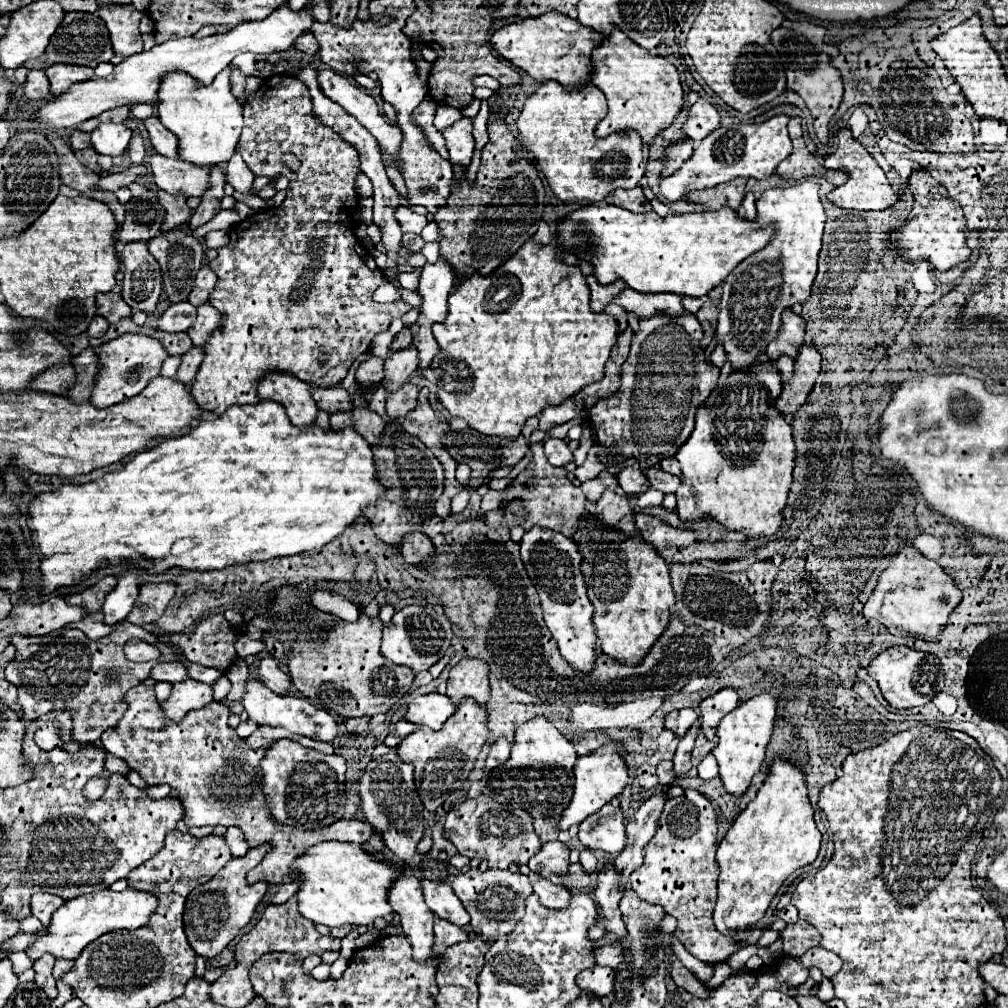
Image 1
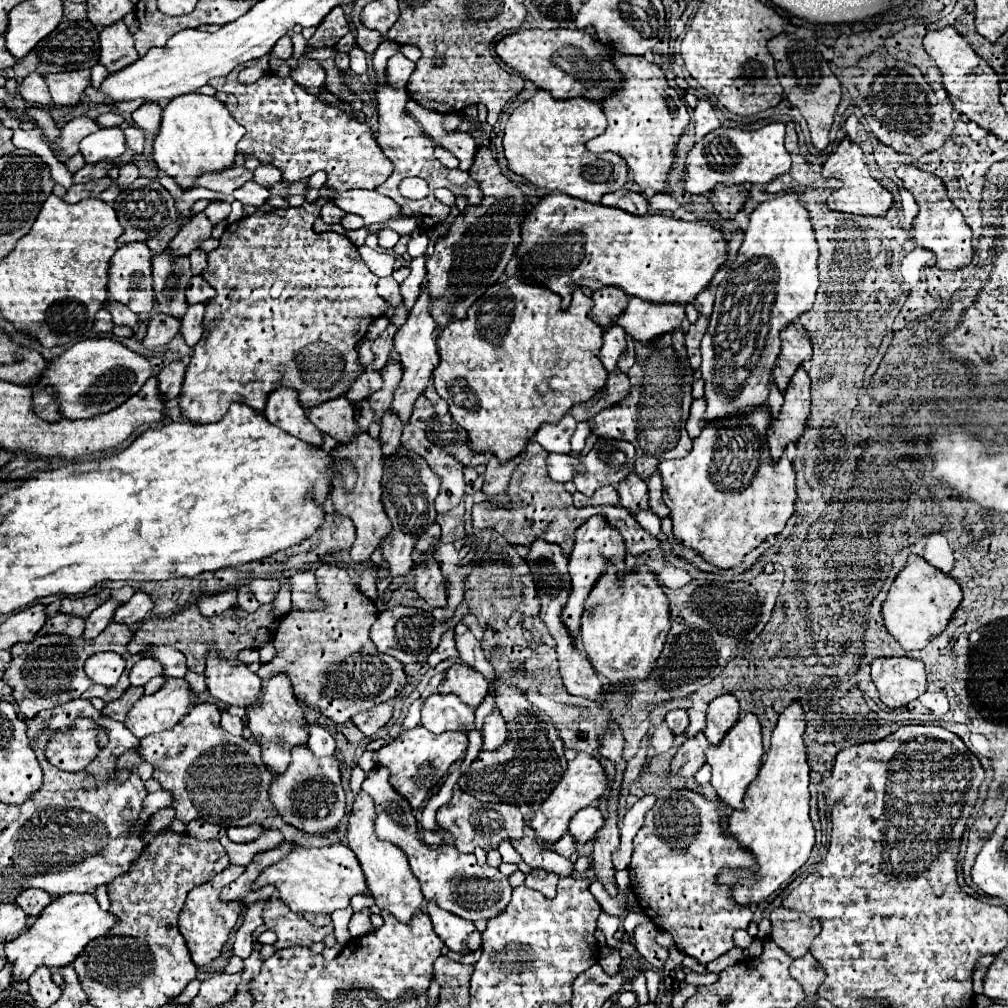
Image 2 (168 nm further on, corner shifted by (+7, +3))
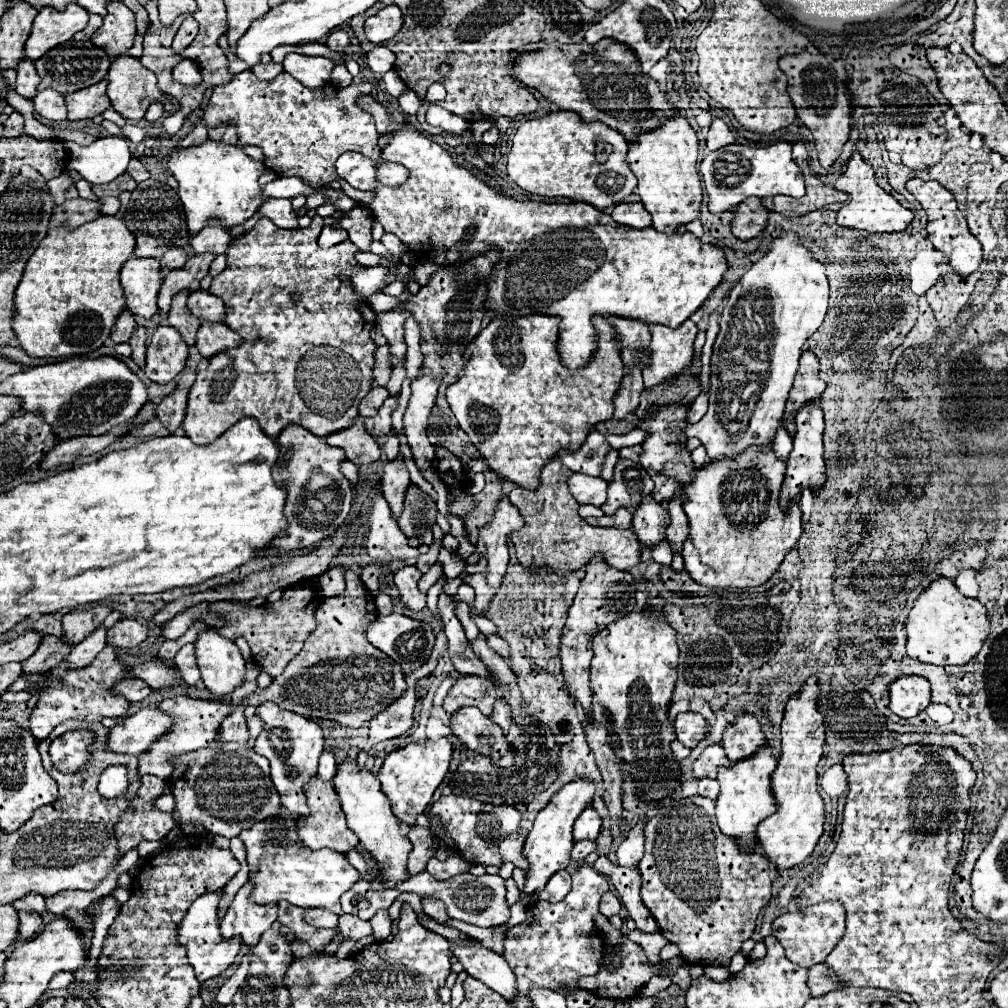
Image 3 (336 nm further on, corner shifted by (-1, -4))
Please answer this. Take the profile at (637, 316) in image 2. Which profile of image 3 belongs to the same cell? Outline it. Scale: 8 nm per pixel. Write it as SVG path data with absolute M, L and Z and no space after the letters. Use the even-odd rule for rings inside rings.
M686 320L676 330L660 324L650 326L650 330L650 362L642 362L646 388L666 384L672 378L688 372L694 356L692 344L696 338L696 324L692 320Z

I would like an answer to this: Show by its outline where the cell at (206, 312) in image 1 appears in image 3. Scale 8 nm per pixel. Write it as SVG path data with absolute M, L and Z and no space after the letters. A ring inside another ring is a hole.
M204 322L196 336L196 348L204 358L212 358L218 352L238 348L242 342L242 336L222 322Z

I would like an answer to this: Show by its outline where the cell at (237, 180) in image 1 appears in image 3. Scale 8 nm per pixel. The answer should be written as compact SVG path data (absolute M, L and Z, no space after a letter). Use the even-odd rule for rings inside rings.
M270 198L260 206L260 214L270 218L278 228L286 228L286 230L298 228L298 216L296 216L290 200Z

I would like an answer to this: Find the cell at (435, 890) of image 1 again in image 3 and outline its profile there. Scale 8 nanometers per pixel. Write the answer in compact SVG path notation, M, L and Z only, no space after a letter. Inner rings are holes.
M480 942L470 946L450 944L450 948L472 978L484 982L488 988L496 990L506 1000L516 998L516 976L504 956L484 948Z

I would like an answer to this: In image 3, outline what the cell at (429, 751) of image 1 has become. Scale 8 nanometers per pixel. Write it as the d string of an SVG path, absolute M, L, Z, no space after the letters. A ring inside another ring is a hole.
M448 738L414 742L394 750L384 758L384 764L376 774L376 778L380 780L382 792L388 796L392 810L400 822L412 826L416 822L416 816L428 808L434 790L440 786L440 782L448 772L450 760L452 760L452 744Z

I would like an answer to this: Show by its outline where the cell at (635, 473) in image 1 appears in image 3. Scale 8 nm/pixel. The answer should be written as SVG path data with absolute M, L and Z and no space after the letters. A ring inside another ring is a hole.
M646 496L642 500L642 504L634 510L632 522L632 530L636 530L642 550L650 550L666 538L668 520L668 510L662 504L658 504L652 496Z

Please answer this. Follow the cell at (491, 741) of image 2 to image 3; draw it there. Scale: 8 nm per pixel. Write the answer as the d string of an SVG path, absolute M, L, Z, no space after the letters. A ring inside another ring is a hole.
M498 698L498 700L496 700L494 712L492 712L490 718L492 718L504 732L508 732L510 724L512 724L512 716L510 716L510 706L508 706L508 702L506 702L504 698Z

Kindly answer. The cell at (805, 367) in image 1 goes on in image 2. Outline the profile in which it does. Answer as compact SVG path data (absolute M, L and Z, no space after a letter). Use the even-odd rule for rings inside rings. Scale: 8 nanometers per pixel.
M798 369L784 393L784 405L778 413L778 417L772 419L766 435L770 445L770 457L772 461L778 461L782 455L782 449L790 441L798 441L798 437L804 431L806 417L810 413L810 377L806 369Z

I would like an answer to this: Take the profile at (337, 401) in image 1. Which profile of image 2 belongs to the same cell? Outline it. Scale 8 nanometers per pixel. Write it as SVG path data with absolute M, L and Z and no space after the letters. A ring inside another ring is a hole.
M336 397L306 411L308 419L336 441L350 441L360 427L354 421L354 405L346 397Z

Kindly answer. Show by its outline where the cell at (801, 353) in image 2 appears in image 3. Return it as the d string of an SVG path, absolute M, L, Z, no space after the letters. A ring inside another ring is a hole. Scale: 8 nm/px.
M810 350L802 352L800 368L798 368L794 386L790 390L790 398L786 402L786 412L784 412L784 420L782 420L782 424L790 436L796 434L796 424L794 424L796 412L804 404L816 402L826 388L826 382L818 376L818 368L820 368L820 364L816 362L816 356Z

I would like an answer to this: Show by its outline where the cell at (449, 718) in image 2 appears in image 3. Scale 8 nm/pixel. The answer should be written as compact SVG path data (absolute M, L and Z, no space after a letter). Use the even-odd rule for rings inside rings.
M462 708L452 716L452 734L460 742L482 756L488 756L498 768L514 764L514 748L506 740L502 728L478 712L478 708Z

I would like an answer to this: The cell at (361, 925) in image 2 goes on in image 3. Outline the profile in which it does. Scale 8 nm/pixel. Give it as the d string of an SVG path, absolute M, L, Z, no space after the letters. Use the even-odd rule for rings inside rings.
M378 910L370 922L372 922L372 928L374 928L374 938L376 940L386 940L390 936L392 918L390 918L388 910Z

